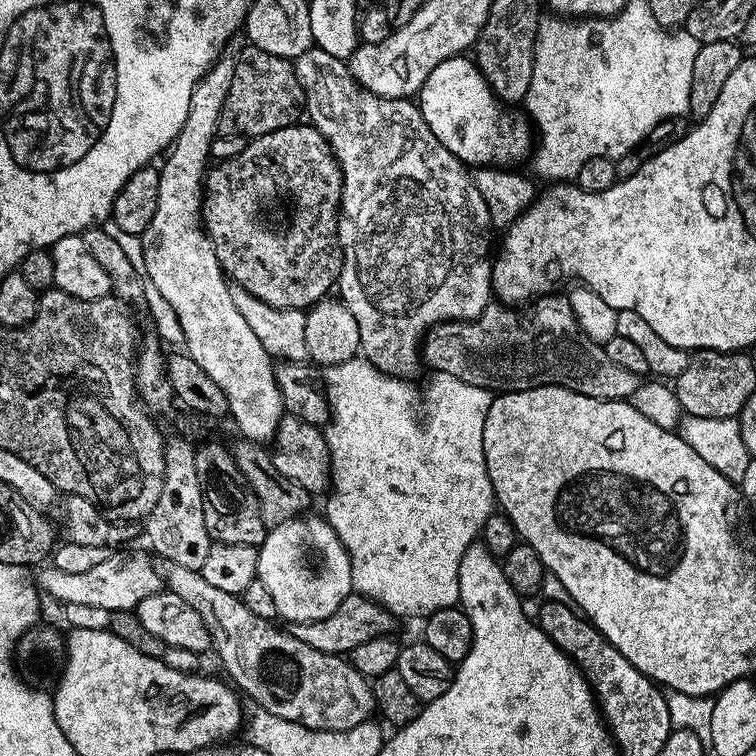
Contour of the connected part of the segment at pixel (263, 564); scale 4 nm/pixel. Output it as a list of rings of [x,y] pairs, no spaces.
[[[301,514],[293,520],[269,527],[263,542],[258,545],[257,577],[266,586],[270,598],[274,598],[277,617],[292,624],[309,624],[330,618],[347,596],[353,595],[352,567],[346,546],[338,538],[336,531],[328,525],[323,515]]]

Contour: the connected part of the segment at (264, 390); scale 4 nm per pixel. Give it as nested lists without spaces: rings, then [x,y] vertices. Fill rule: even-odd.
[[[236,42],[229,43],[224,51],[217,56],[215,62],[210,66],[210,70],[201,78],[194,86],[194,94],[190,94],[190,110],[186,110],[186,122],[182,122],[182,130],[176,135],[176,139],[172,141],[167,149],[166,155],[163,157],[164,164],[159,165],[160,181],[158,182],[158,210],[154,210],[154,218],[150,218],[150,226],[146,226],[144,233],[139,236],[140,245],[142,246],[142,262],[144,263],[142,272],[146,277],[147,283],[153,284],[158,290],[158,294],[162,294],[162,298],[166,298],[166,302],[170,302],[170,306],[174,310],[174,314],[178,314],[178,322],[182,326],[182,341],[183,347],[186,349],[188,356],[194,358],[194,362],[198,362],[198,366],[202,366],[202,370],[206,370],[206,374],[210,374],[210,378],[214,378],[214,382],[218,382],[218,390],[222,390],[226,394],[226,402],[228,403],[228,416],[230,420],[236,423],[236,428],[241,432],[243,439],[248,442],[268,442],[273,439],[280,425],[280,420],[285,416],[284,399],[276,385],[276,372],[274,369],[273,357],[268,355],[268,352],[262,346],[262,342],[258,342],[258,338],[254,335],[254,330],[250,330],[250,326],[246,323],[246,318],[242,318],[242,314],[238,314],[238,306],[234,306],[234,298],[232,297],[229,283],[222,269],[218,258],[214,254],[214,246],[210,242],[207,232],[202,227],[202,201],[204,198],[204,178],[206,169],[209,167],[210,159],[208,155],[212,152],[212,139],[217,139],[220,131],[220,115],[222,114],[222,106],[226,102],[226,94],[230,94],[230,82],[234,82],[234,66],[236,58],[240,54],[241,45]]]

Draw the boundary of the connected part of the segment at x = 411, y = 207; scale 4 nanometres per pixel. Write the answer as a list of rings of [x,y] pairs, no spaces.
[[[315,46],[296,58],[294,67],[298,82],[304,91],[307,119],[312,127],[323,134],[328,145],[332,147],[342,174],[340,214],[336,222],[336,235],[340,238],[340,247],[344,249],[344,261],[340,267],[338,281],[339,299],[344,301],[350,314],[354,314],[354,322],[358,322],[360,352],[363,359],[369,360],[374,367],[382,370],[387,376],[415,377],[415,372],[422,368],[422,341],[428,329],[447,320],[478,318],[478,314],[482,314],[482,310],[486,310],[486,306],[493,299],[492,260],[490,255],[488,256],[488,247],[492,244],[494,225],[488,203],[484,201],[484,196],[480,193],[480,187],[476,185],[473,173],[468,173],[471,171],[466,165],[454,154],[450,154],[450,150],[446,150],[446,146],[442,146],[442,142],[438,142],[434,134],[430,134],[430,126],[426,126],[426,118],[422,118],[419,107],[411,99],[391,100],[385,96],[375,96],[373,92],[367,92],[353,78],[352,69],[345,61],[334,58],[334,54],[326,54],[326,50]]]

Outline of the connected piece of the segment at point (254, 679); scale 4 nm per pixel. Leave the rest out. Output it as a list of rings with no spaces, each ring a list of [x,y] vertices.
[[[161,559],[158,564],[158,571],[162,577],[163,583],[166,585],[167,591],[178,594],[178,598],[182,598],[182,602],[186,602],[186,606],[190,606],[194,610],[198,610],[198,614],[202,618],[202,622],[208,628],[208,633],[212,635],[214,641],[214,652],[220,655],[220,664],[228,671],[227,679],[241,693],[247,696],[247,699],[253,700],[259,706],[264,706],[269,711],[271,716],[282,718],[286,722],[300,723],[307,728],[313,728],[319,732],[341,732],[342,730],[350,730],[354,726],[365,723],[369,719],[368,716],[374,712],[374,701],[372,698],[372,686],[369,677],[364,676],[358,669],[352,665],[344,656],[335,656],[334,654],[326,654],[322,650],[314,650],[314,646],[306,646],[306,642],[298,642],[298,638],[292,636],[291,631],[279,628],[279,623],[267,620],[266,618],[258,618],[258,614],[250,614],[250,609],[246,607],[243,599],[234,594],[226,594],[226,590],[218,590],[214,586],[210,586],[210,582],[206,582],[206,578],[202,578],[199,570],[194,568],[187,568],[186,566],[178,566],[178,562],[170,562],[169,560]]]

